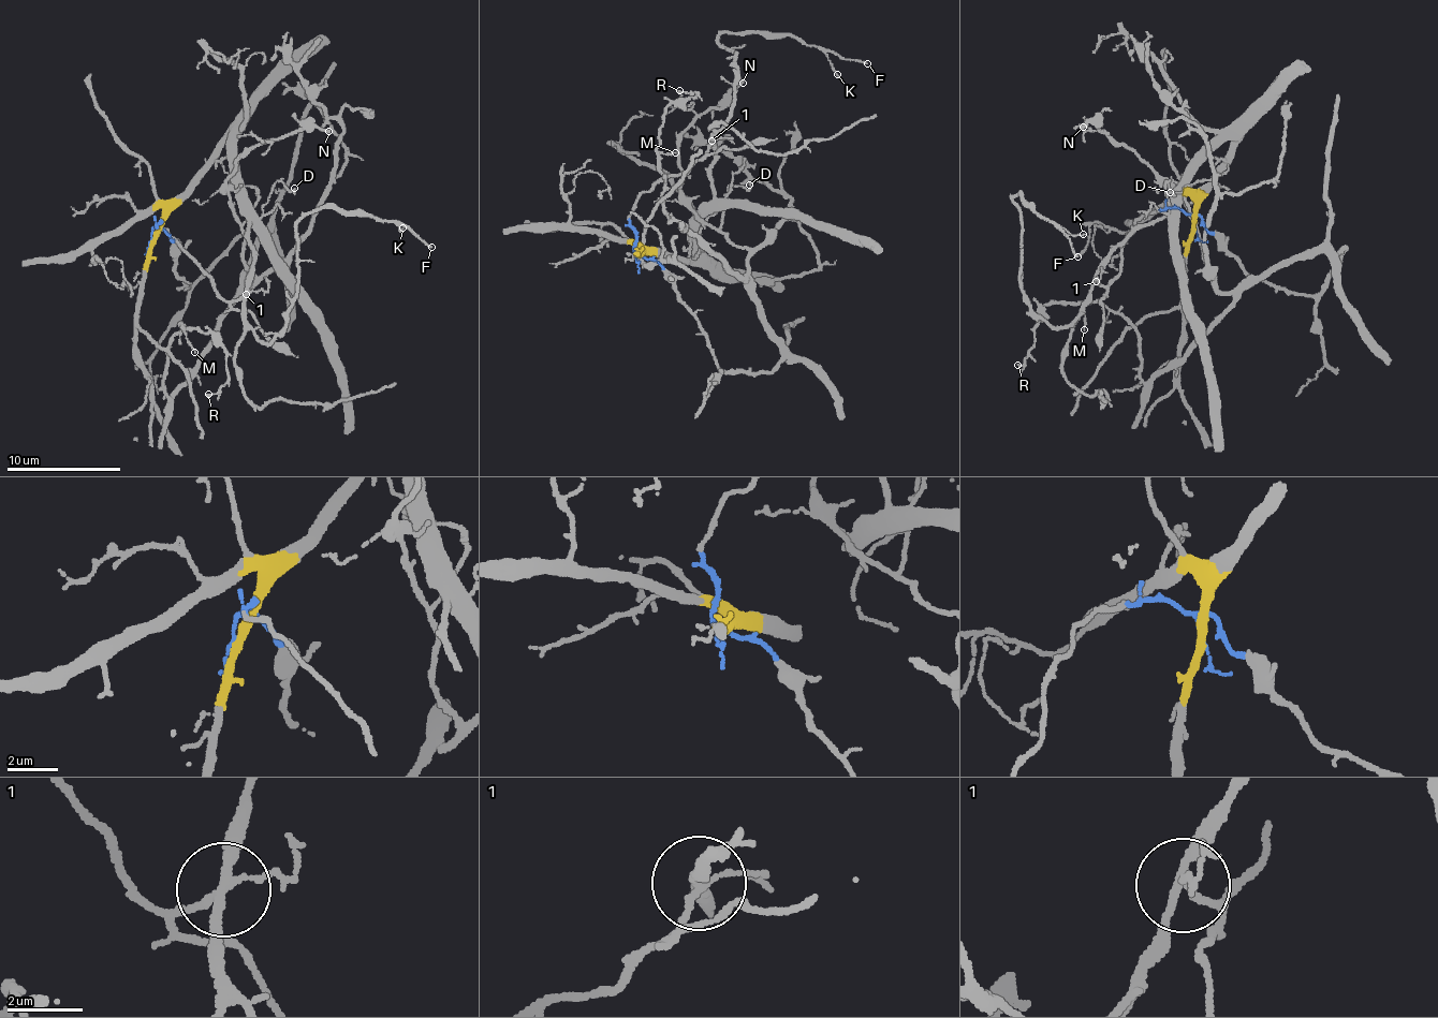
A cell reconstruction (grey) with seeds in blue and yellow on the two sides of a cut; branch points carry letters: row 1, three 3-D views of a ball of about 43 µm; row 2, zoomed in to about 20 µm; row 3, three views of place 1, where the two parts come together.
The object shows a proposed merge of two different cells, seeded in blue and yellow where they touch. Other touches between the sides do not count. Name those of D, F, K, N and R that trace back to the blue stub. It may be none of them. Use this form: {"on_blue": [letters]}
{"on_blue": ["N", "R"]}

